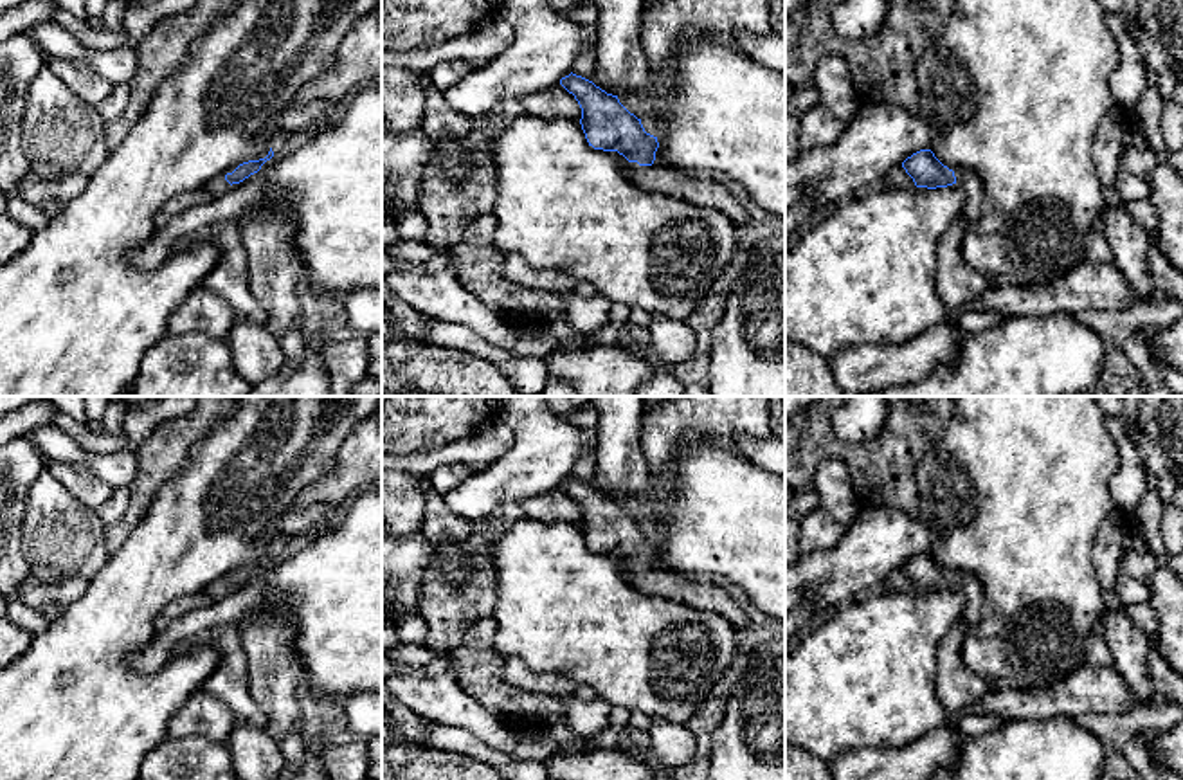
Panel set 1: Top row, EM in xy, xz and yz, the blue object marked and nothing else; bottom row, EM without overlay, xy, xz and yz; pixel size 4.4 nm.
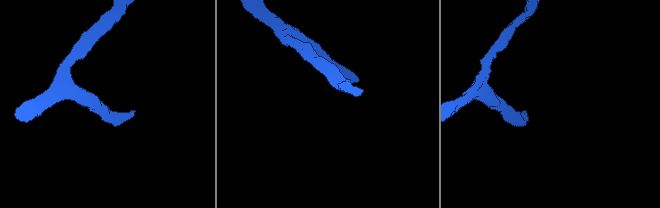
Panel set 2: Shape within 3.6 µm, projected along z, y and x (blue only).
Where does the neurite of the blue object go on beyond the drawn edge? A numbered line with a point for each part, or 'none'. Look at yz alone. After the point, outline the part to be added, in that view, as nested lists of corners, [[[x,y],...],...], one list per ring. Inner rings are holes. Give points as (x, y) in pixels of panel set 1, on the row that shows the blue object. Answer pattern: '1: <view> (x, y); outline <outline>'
1: yz (967, 179); outline [[[960,168],[954,171],[956,186],[965,193],[965,204],[962,209],[962,218],[972,227],[983,211],[983,186],[976,171],[971,168]]]

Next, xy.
1: xy (218, 186); outline [[[225,175],[220,178],[214,178],[212,182],[207,184],[207,189],[214,195],[220,196],[229,189],[229,182],[225,180]]]

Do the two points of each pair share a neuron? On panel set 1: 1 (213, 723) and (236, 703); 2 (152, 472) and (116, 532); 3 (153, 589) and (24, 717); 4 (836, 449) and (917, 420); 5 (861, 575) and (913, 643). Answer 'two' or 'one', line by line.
1: two
2: one
3: one
4: one
5: two

